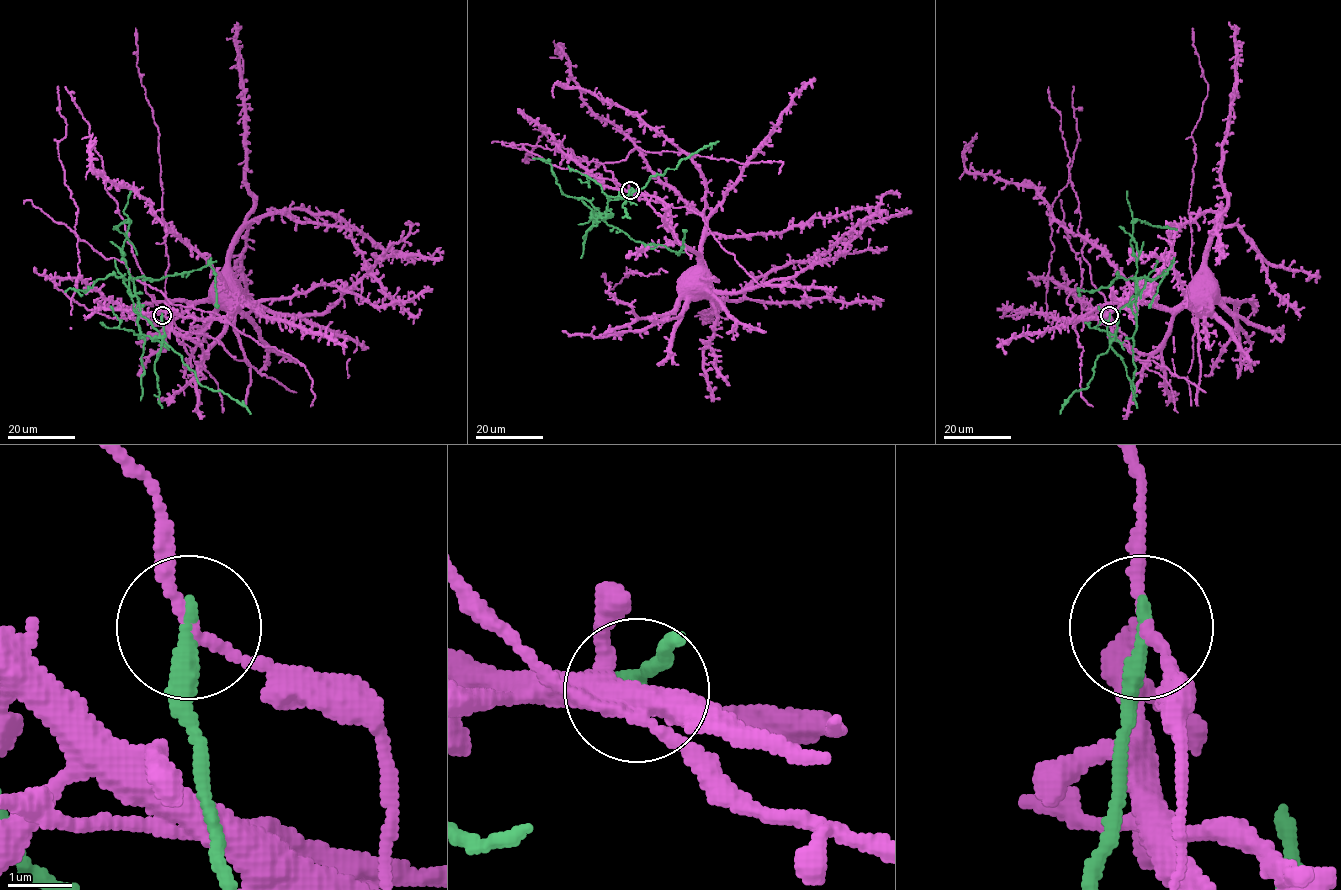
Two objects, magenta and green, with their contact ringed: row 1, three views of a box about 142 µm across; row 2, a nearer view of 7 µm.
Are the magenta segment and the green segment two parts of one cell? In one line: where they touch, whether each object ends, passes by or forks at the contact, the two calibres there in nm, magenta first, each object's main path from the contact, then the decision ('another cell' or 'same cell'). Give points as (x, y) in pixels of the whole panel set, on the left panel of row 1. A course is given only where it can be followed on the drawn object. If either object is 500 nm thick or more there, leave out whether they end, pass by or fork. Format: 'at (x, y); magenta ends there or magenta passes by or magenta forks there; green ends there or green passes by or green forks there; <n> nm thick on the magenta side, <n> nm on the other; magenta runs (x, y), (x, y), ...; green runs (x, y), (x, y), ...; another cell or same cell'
at (162, 315); magenta passes by; green ends there; 150 nm thick on the magenta side, 300 nm on the other; magenta runs (161, 315), (171, 320), (172, 330), (189, 336), (203, 353), (240, 299), (234, 289); green runs (161, 315), (163, 340), (140, 314), (133, 280), (141, 277), (161, 279), (209, 265), (215, 276), (217, 308); another cell

